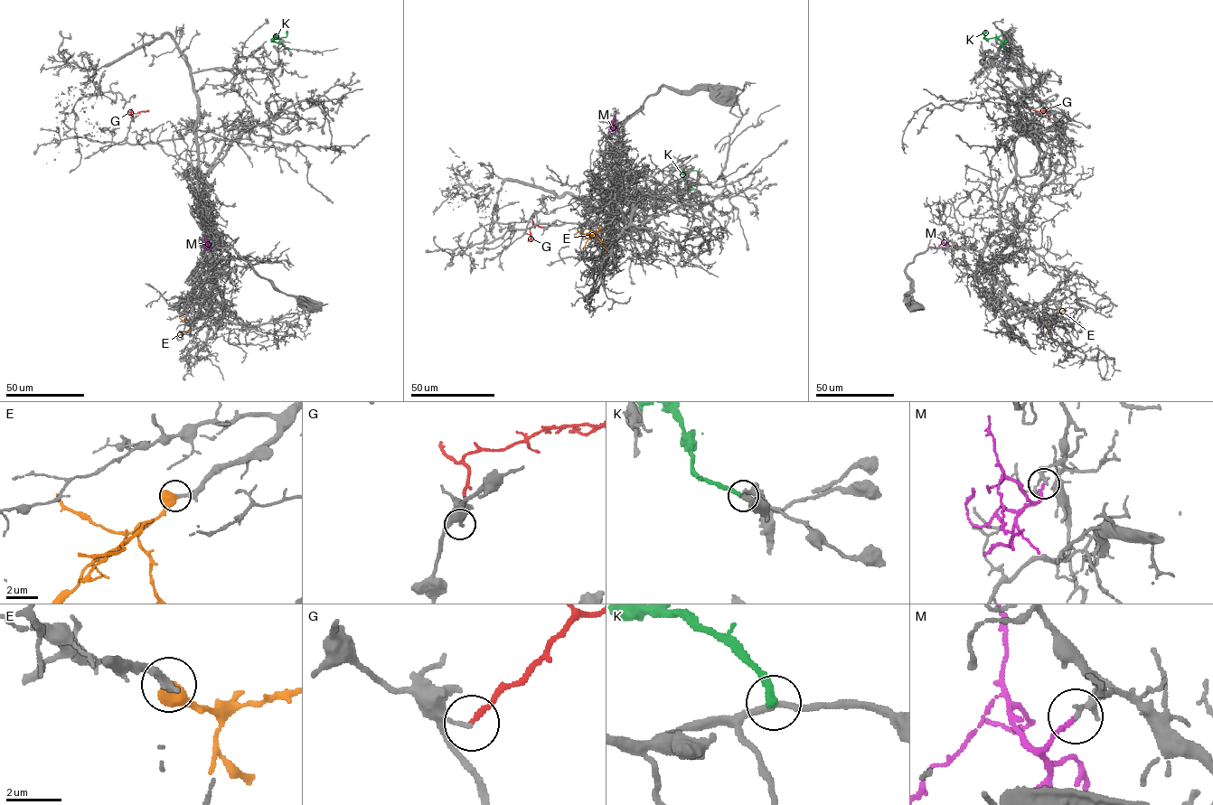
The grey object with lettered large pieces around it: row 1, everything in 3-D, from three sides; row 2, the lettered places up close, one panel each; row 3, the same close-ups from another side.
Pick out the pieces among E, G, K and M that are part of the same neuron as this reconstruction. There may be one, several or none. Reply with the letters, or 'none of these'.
E, M

